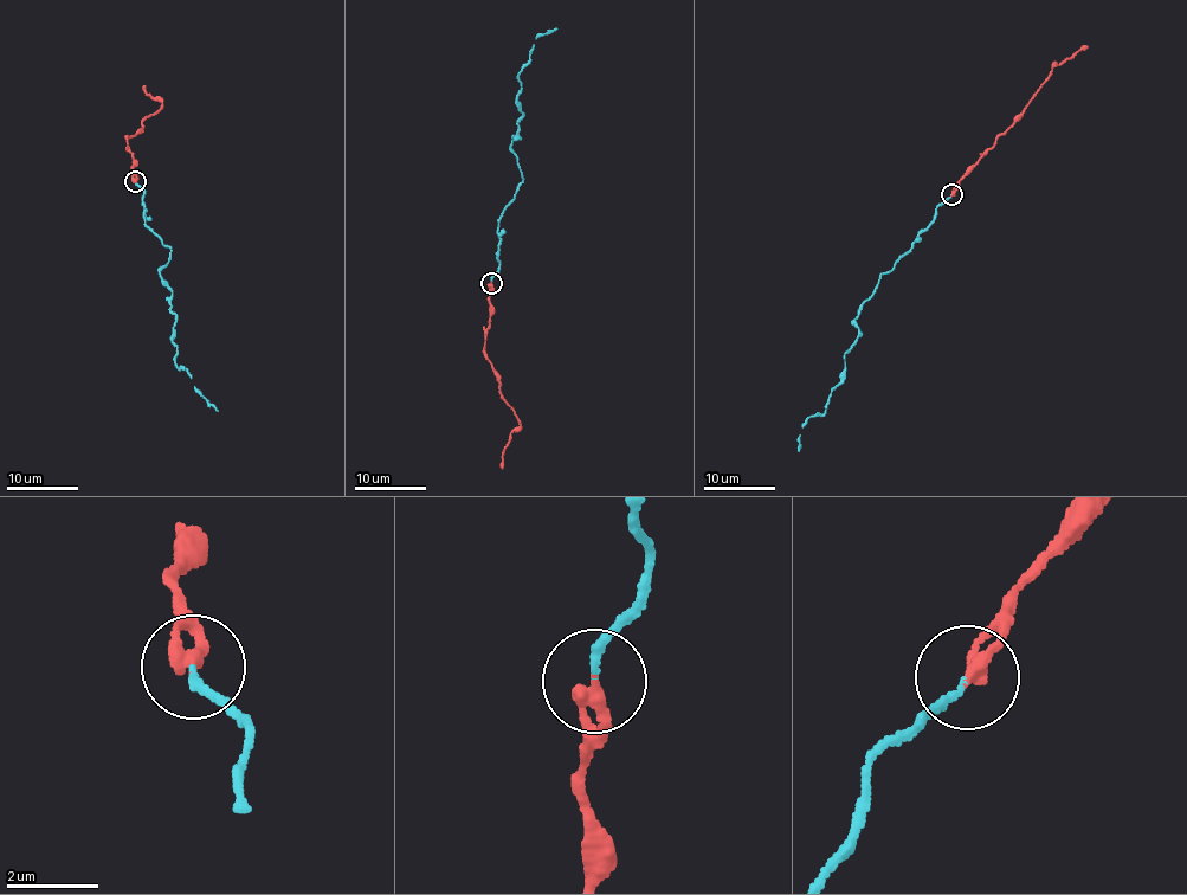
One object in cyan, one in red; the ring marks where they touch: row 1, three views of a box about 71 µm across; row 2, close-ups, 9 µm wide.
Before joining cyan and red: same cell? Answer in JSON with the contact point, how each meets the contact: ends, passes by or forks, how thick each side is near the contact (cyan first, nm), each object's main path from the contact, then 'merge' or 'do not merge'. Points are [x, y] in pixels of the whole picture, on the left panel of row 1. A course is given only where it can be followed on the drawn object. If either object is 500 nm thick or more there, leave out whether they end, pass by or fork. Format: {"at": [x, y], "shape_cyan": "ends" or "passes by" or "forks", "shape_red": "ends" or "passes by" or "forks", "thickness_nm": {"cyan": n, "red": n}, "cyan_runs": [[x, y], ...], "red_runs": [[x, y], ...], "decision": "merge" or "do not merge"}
{"at": [135, 181], "shape_cyan": "ends", "shape_red": "ends", "thickness_nm": {"cyan": 150, "red": 380}, "cyan_runs": [[136, 181], [144, 226], [171, 249], [159, 272], [175, 315], [175, 366], [218, 411]], "red_runs": [[136, 181], [128, 136], [141, 128], [142, 120], [160, 109], [162, 103], [152, 98], [144, 88]], "decision": "merge"}

